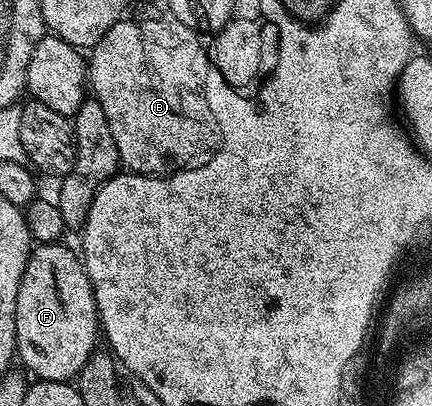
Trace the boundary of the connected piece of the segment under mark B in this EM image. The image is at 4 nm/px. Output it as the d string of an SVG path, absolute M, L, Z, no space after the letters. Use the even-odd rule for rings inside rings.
M119 20L116 25L114 25L112 28L108 28L108 32L101 38L101 40L98 42L98 45L96 47L96 50L91 51L88 56L88 86L89 89L92 91L93 97L97 100L97 102L100 104L100 108L104 108L104 116L108 116L108 128L112 128L112 140L116 140L116 148L118 149L118 157L120 159L121 165L125 167L129 173L135 175L135 176L169 176L171 174L177 174L180 170L185 170L188 167L191 167L194 163L197 163L199 161L198 158L201 156L202 153L205 152L206 149L212 146L212 123L210 120L210 113L208 112L208 104L204 104L204 87L202 86L202 82L204 81L204 76L210 74L210 69L207 67L207 57L205 53L200 49L199 45L199 39L198 39L198 33L195 30L195 27L192 26L186 26L184 23L177 21L177 20L169 20L170 22L166 22L163 24L163 26L157 26L154 22L146 22L143 24L143 26L140 26L136 22L126 22L127 20ZM142 44L148 44L148 48L152 48L154 50L154 54L162 54L162 52L166 52L172 60L168 60L168 70L164 72L164 70L158 70L158 66L152 66L152 62L148 62L148 60L144 60L144 54L142 54L142 50L148 50L146 46L142 46Z

